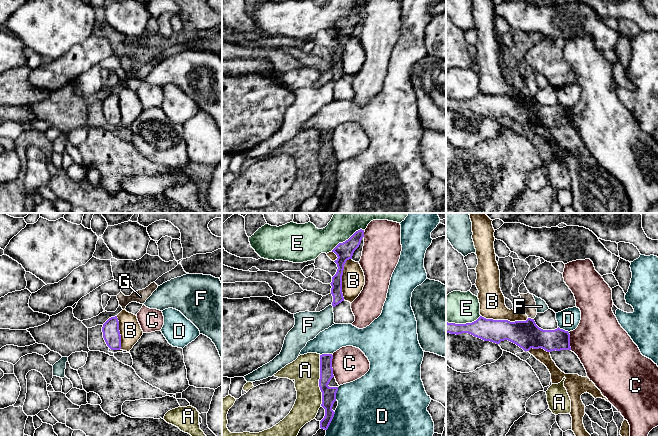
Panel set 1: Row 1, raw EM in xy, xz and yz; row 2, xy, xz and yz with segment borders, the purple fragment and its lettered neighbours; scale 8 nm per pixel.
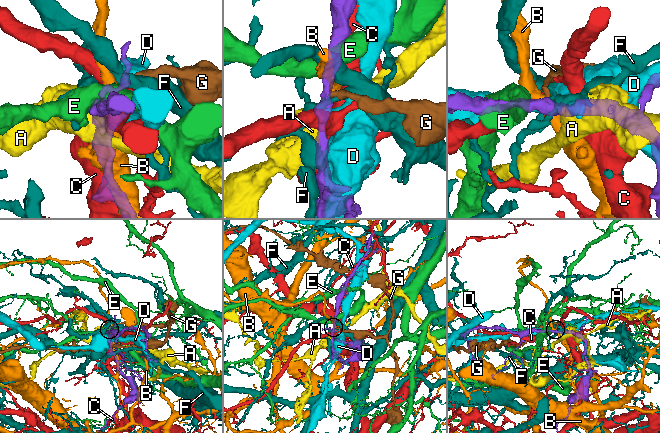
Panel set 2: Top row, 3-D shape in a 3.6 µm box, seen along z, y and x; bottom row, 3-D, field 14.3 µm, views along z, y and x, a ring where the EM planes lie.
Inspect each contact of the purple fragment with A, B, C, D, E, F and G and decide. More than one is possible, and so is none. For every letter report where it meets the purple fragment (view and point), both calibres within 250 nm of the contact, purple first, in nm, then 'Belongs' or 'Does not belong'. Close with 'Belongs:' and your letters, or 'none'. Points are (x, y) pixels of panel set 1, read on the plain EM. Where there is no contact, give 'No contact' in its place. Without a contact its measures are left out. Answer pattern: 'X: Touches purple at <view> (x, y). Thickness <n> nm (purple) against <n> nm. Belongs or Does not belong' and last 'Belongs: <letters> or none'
A: Touches purple at xz (319, 156). Thickness 110 nm (purple) against 240 nm. Does not belong
B: Touches purple at yz (505, 96). Thickness 220 nm (purple) against 200 nm. Does not belong
C: Touches purple at xz (331, 141). Thickness 110 nm (purple) against 280 nm. Does not belong
D: Touches purple at xz (331, 196). Thickness 110 nm (purple) against 500 nm. Does not belong
E: Touches purple at yz (463, 100). Thickness 180 nm (purple) against 260 nm. Does not belong
F: Touches purple at xz (332, 81). Thickness 90 nm (purple) against 220 nm. Does not belong
G: Touches purple at yz (530, 94). Thickness 220 nm (purple) against 100 nm. Does not belong
Belongs: none

